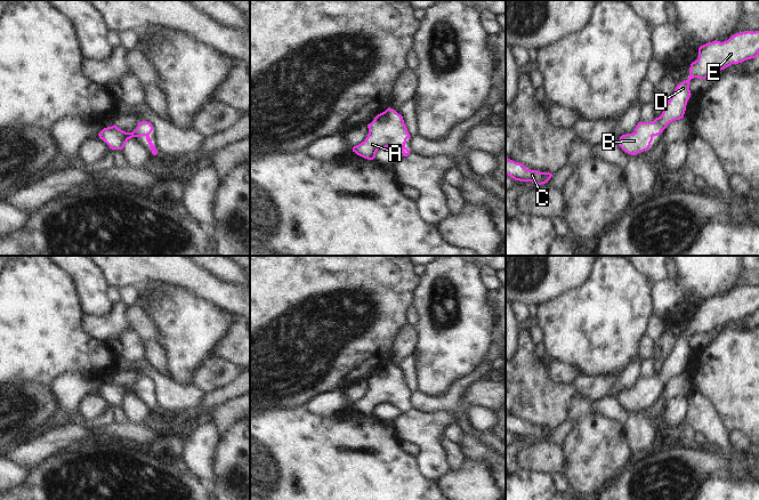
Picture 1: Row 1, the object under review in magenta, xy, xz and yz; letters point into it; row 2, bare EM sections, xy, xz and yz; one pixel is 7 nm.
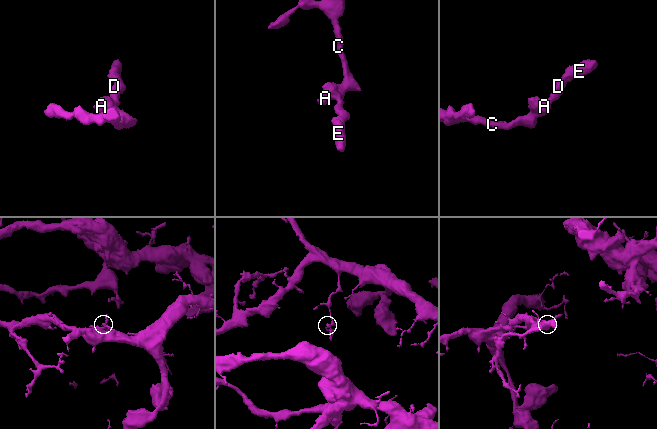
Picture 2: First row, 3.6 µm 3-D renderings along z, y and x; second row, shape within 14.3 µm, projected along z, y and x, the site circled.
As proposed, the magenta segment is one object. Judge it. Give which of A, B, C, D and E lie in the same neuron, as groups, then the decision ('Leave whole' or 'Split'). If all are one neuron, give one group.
Groups: A B C D E. Leave whole

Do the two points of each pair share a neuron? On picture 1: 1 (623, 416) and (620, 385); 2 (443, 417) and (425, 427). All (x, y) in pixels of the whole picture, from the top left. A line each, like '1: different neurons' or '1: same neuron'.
1: different neurons
2: same neuron

